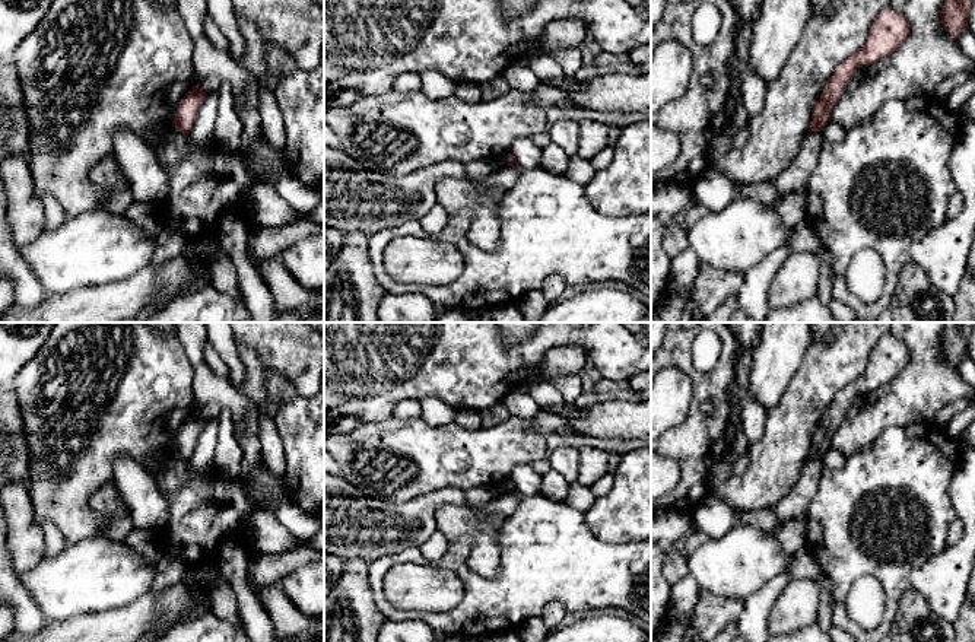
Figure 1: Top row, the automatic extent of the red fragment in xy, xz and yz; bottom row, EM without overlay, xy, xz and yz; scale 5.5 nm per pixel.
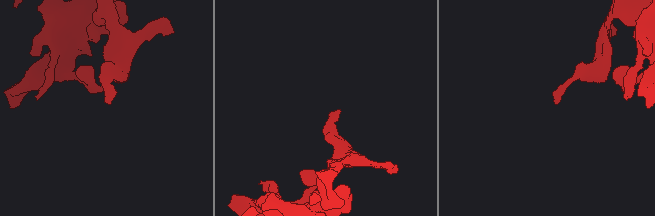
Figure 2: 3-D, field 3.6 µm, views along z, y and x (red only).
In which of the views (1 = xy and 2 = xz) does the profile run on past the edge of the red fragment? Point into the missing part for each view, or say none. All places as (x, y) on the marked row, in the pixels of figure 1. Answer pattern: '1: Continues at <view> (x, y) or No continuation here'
1: No continuation here
2: No continuation here

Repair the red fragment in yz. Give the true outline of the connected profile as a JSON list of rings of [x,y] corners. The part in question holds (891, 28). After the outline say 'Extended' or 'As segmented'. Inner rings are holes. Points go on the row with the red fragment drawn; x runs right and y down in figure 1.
[[[892,6],[874,19],[864,47],[848,57],[826,82],[825,90],[813,107],[809,131],[823,130],[855,73],[895,53],[908,38],[909,29],[908,19]]]. As segmented

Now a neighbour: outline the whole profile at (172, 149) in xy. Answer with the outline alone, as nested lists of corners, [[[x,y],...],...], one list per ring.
[[[171,127],[163,133],[162,143],[156,150],[161,165],[174,169],[187,153],[187,136]]]

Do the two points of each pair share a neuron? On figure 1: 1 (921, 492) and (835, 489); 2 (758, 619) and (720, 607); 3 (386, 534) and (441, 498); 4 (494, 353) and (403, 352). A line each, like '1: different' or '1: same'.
1: same
2: different
3: same
4: same

